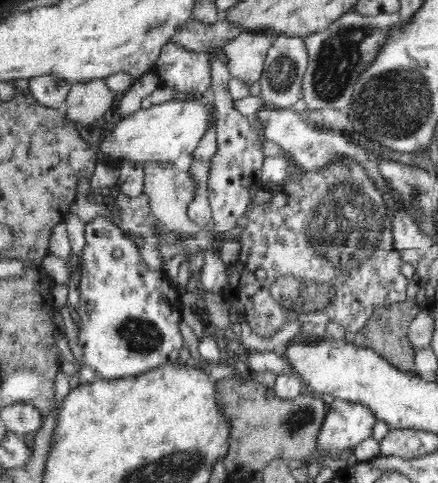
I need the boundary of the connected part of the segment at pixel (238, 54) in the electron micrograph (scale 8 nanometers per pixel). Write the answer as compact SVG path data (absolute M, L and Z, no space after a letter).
M276 29L246 31L230 40L222 49L228 55L227 68L230 76L252 85L264 72L268 48L279 37Z

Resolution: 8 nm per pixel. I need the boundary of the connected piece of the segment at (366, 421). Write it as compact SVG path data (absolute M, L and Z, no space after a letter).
M335 398L320 430L320 440L314 454L352 450L365 438L372 437L378 422L376 413L361 402Z

